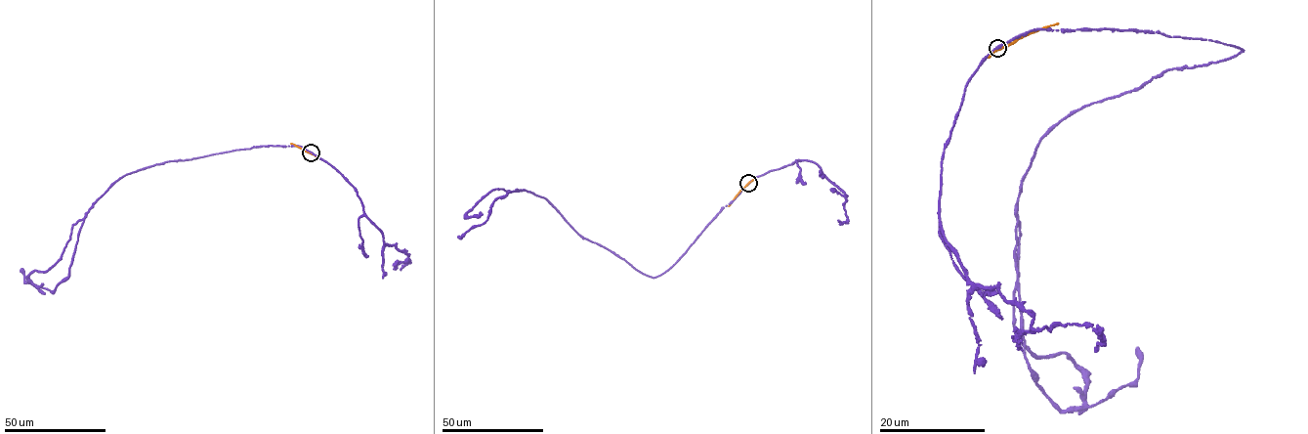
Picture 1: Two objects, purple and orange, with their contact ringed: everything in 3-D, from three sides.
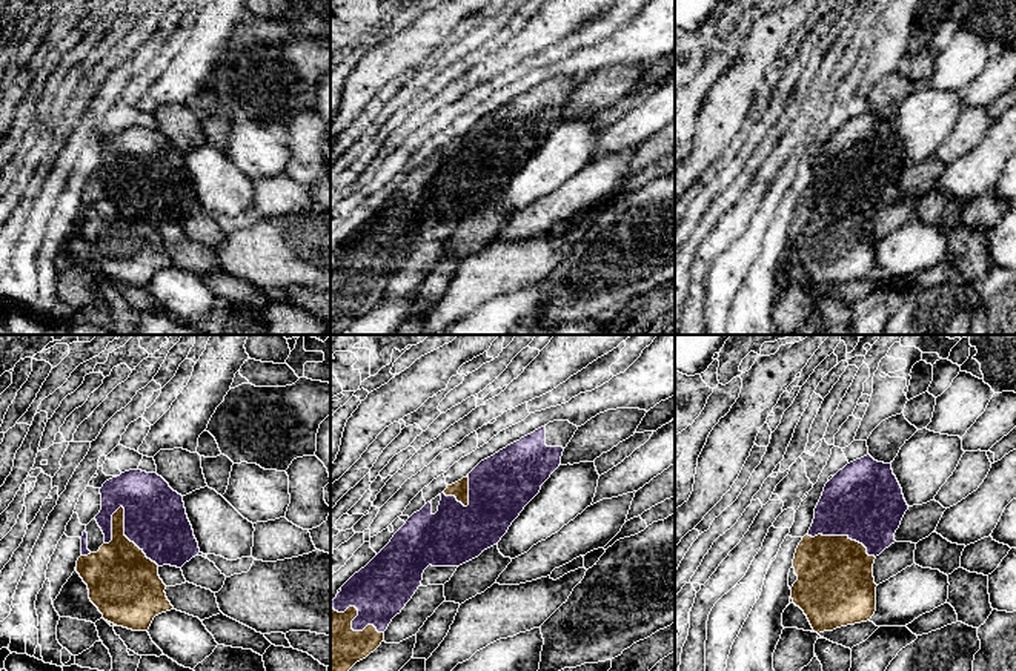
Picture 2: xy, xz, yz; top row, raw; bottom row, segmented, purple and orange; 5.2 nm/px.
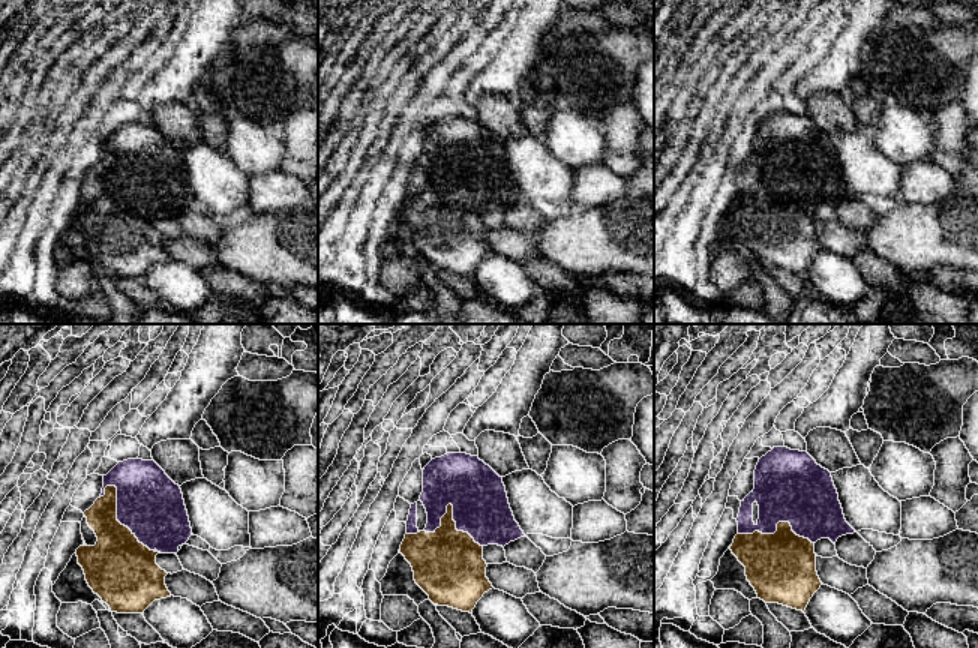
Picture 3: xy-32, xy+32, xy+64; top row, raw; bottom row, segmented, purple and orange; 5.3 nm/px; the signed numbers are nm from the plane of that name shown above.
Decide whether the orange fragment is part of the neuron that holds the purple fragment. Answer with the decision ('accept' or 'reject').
reject

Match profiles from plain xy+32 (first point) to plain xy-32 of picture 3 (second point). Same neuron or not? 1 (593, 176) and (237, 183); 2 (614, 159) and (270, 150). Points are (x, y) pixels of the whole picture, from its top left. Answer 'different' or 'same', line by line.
1: different
2: different

